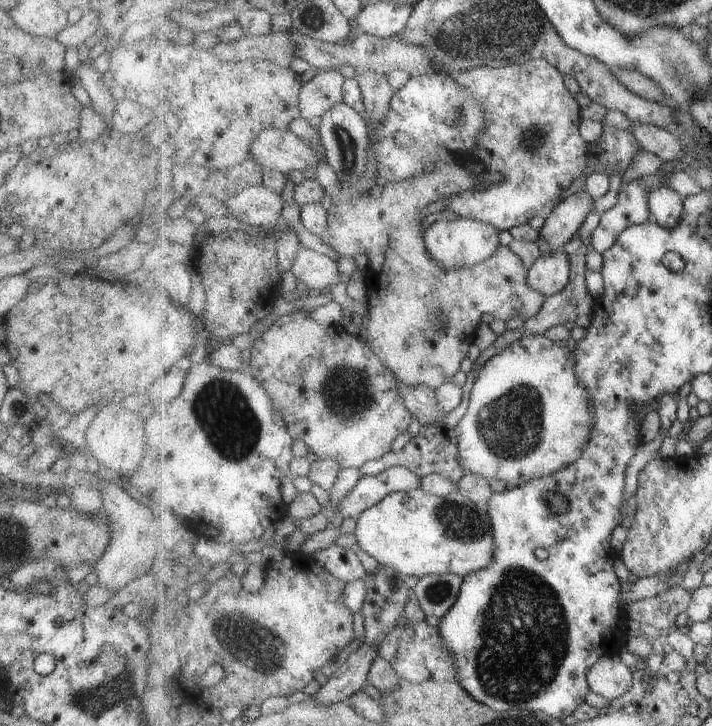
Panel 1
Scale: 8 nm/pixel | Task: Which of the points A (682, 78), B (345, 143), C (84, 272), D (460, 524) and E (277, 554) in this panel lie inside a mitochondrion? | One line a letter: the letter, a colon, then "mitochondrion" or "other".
A: mitochondrion
B: mitochondrion
C: other
D: mitochondrion
E: other

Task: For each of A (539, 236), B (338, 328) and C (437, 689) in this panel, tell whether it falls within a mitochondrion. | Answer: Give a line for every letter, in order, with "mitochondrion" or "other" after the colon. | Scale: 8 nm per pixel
A: other
B: other
C: other

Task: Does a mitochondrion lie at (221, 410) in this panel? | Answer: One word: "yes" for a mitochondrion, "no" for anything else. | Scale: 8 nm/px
yes

